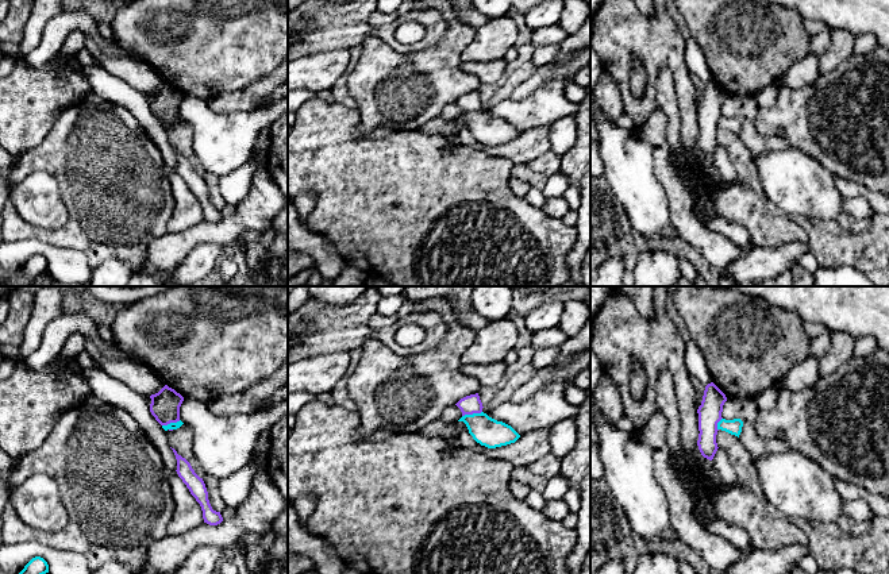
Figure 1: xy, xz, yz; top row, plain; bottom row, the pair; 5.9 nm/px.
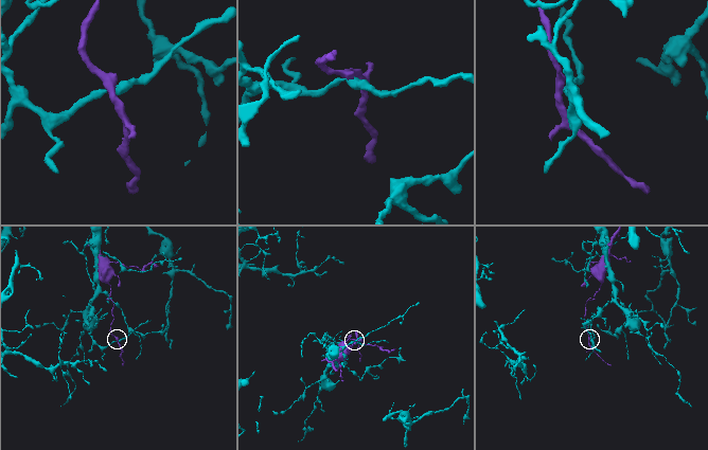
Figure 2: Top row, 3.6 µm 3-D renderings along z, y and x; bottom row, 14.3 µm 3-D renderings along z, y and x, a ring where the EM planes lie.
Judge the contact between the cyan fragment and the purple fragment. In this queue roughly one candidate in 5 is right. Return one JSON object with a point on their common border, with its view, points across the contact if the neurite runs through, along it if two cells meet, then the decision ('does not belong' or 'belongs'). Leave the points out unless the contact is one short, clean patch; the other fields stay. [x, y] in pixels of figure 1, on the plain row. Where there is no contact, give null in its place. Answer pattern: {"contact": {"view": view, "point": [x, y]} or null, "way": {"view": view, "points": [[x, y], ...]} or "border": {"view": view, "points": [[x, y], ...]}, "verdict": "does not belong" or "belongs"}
{"contact": {"view": "xz", "point": [473, 111]}, "border": {"view": "xz", "points": [[481, 108], [462, 114]]}, "verdict": "does not belong"}

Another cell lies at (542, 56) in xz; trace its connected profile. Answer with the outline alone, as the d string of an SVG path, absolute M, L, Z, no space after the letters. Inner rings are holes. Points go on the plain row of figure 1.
M559 43L551 45L551 46L543 46L543 47L536 47L534 50L531 62L536 66L540 68L554 59L554 57L559 51Z

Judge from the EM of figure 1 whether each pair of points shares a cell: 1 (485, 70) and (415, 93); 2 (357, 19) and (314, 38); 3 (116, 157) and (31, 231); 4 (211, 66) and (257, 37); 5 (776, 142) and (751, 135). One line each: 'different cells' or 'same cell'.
1: different cells
2: same cell
3: same cell
4: same cell
5: same cell

